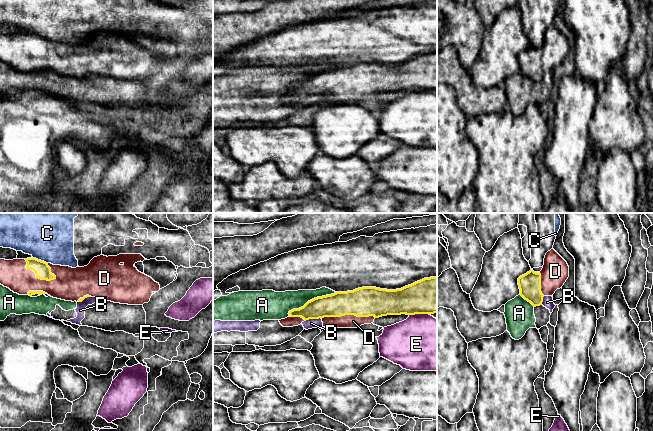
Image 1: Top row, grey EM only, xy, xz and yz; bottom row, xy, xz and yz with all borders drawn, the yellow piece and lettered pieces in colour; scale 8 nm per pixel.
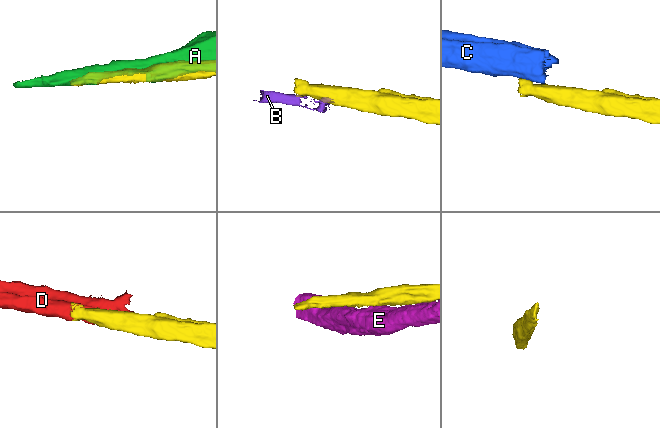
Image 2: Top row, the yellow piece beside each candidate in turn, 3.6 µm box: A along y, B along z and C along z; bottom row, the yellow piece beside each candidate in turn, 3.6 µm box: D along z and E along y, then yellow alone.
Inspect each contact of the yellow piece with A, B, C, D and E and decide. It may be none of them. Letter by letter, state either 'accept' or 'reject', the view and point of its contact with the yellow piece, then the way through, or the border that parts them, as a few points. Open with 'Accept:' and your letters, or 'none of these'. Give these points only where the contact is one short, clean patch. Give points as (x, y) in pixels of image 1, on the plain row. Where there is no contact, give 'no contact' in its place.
Accept: D
A: reject | xz (312, 75)
B: reject | xz (312, 94)
C: reject | xy (40, 36) | along xy (33, 33), (46, 39)
D: accept | xy (36, 52)
E: reject | xz (418, 89)

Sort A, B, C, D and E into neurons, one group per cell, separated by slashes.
A B / C / D / E

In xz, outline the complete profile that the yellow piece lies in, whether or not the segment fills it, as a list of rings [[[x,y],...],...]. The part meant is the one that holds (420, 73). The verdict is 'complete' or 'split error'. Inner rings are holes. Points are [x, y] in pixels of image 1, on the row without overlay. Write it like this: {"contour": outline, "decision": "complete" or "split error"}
{"contour": [[[430,53],[396,66],[362,63],[353,67],[317,73],[301,84],[289,87],[289,92],[279,98],[283,103],[293,103],[309,95],[321,94],[323,103],[326,105],[358,104],[361,101],[373,99],[375,94],[387,91],[434,89],[437,89],[437,53]]], "decision": "split error"}

